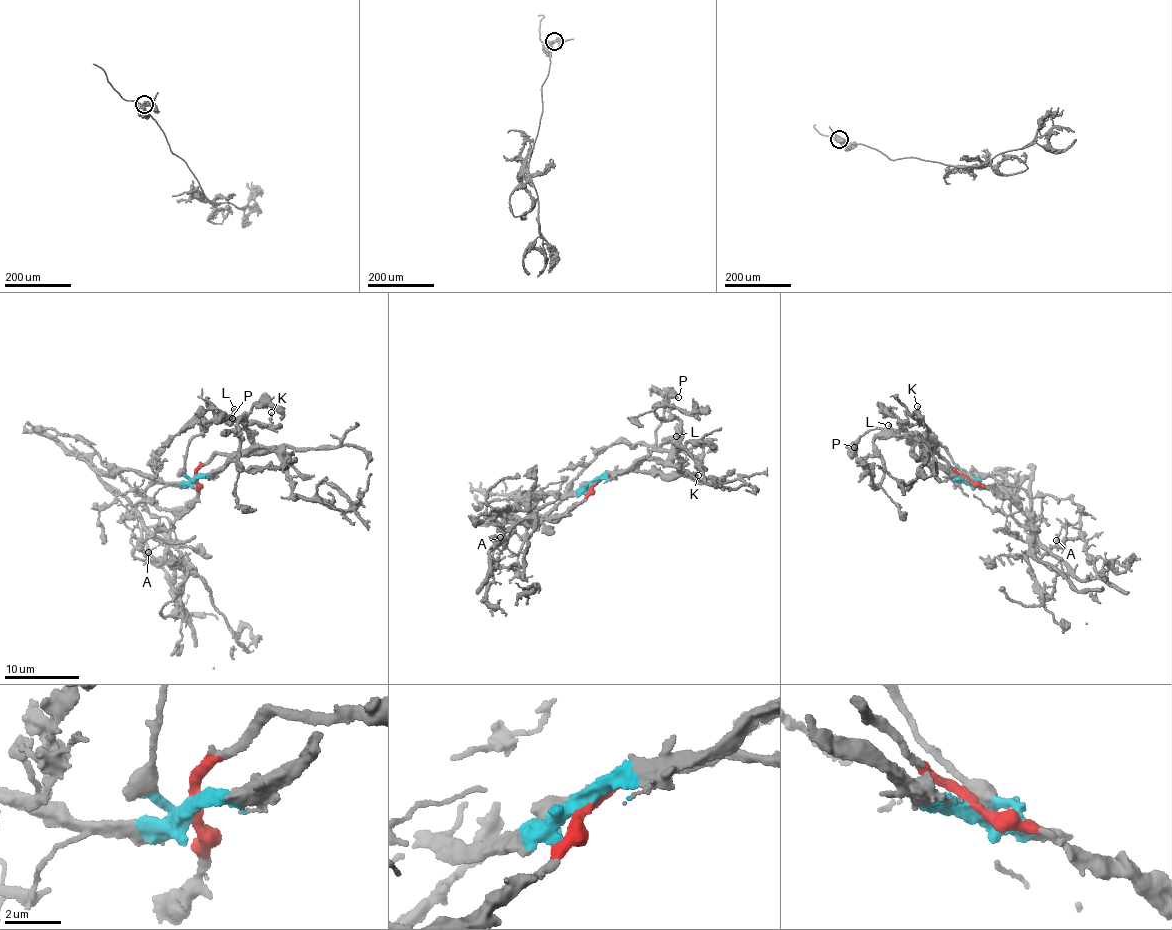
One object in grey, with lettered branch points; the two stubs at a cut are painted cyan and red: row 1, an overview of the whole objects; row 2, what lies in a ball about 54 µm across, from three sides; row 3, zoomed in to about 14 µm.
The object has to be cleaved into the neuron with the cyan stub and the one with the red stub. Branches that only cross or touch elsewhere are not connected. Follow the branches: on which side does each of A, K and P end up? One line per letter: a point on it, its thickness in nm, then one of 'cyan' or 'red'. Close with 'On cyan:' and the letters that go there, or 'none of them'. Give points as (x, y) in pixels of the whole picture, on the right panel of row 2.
A: at (1056, 540); 110 nm thick; red
K: at (917, 406); 220 nm thick; red
P: at (854, 447); 360 nm thick; cyan
On cyan: P

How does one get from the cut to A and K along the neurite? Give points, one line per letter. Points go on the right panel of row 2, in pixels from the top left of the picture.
A: (969, 480), (1032, 519), (1045, 496), (1070, 495), (1080, 515), (1057, 540)
K: (969, 480), (1017, 499), (1005, 515), (1039, 516), (1039, 496), (918, 455), (883, 408), (910, 427), (916, 406)

